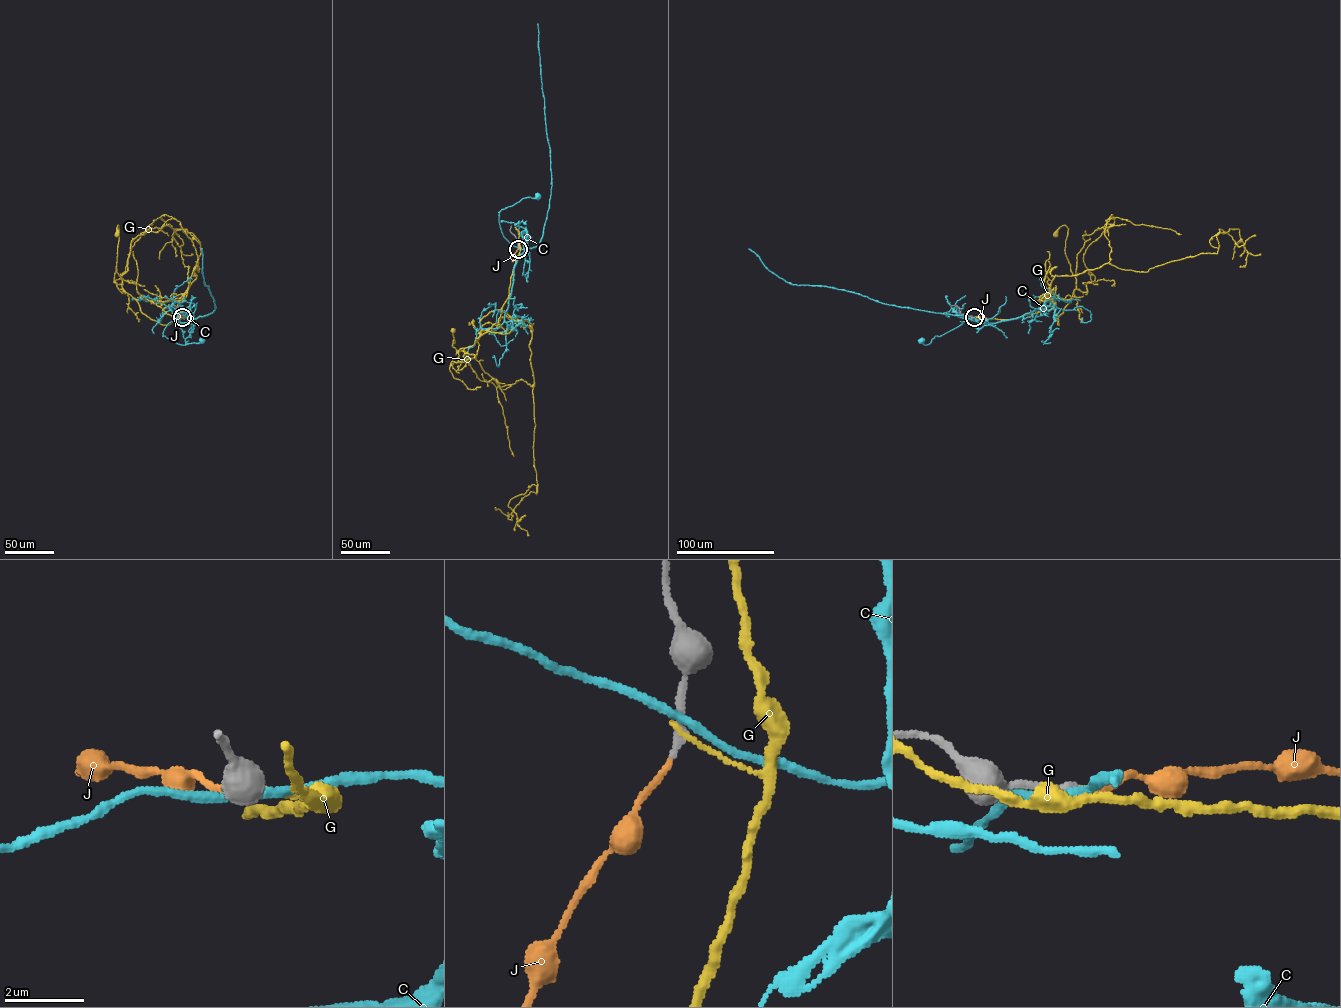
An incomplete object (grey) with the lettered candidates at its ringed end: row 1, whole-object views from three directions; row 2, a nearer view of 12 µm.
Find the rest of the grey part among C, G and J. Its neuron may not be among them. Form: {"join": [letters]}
{"join": ["J"]}

